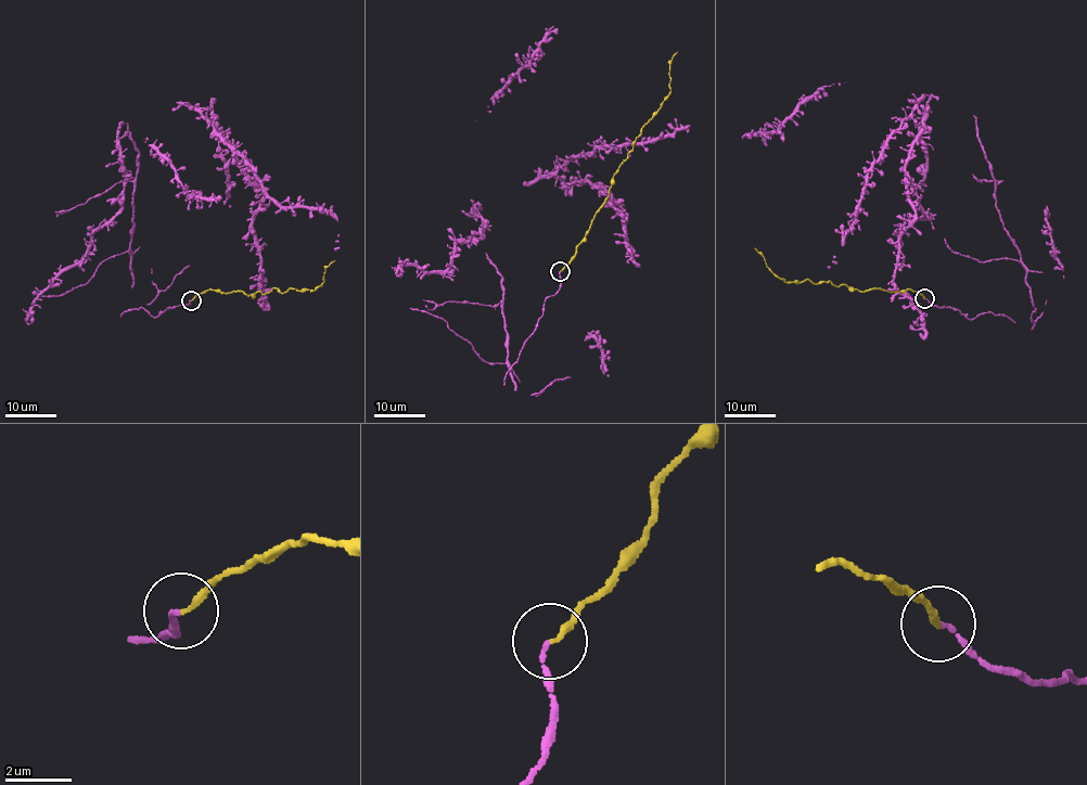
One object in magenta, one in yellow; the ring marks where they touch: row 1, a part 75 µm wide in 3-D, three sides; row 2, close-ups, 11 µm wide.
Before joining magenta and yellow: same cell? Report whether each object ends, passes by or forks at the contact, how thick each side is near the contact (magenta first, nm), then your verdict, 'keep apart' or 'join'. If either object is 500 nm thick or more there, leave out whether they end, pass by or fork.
magenta ends | yellow ends | 120/170 nm | join

